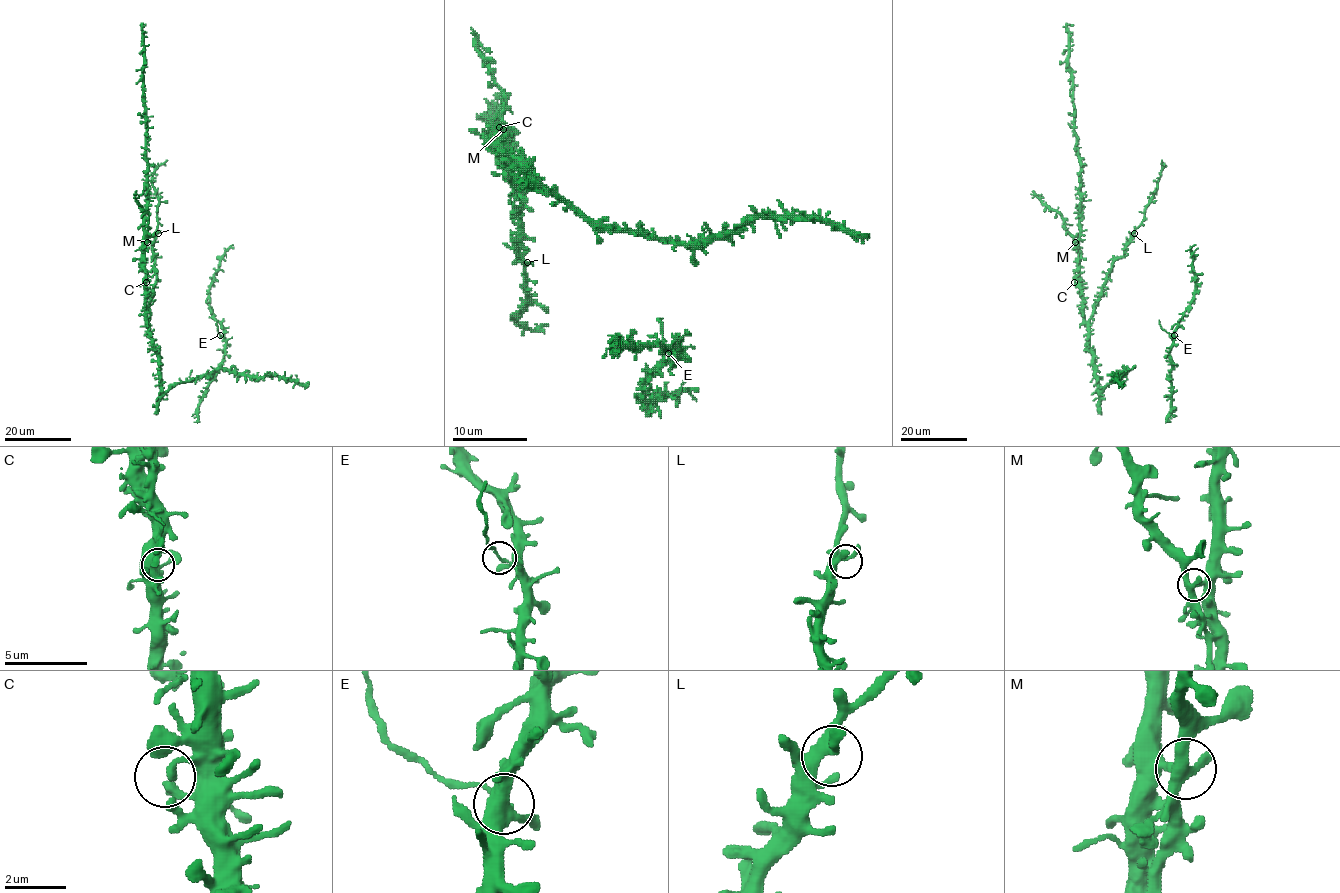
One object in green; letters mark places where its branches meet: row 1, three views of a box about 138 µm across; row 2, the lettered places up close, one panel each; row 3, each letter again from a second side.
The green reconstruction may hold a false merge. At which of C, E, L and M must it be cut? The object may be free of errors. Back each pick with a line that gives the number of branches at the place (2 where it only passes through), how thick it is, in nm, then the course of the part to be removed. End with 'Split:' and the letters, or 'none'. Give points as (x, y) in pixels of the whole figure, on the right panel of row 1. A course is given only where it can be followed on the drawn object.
E: 3 | 130 nm | (1174, 335), (1163, 330), (1159, 320)
Split: E

